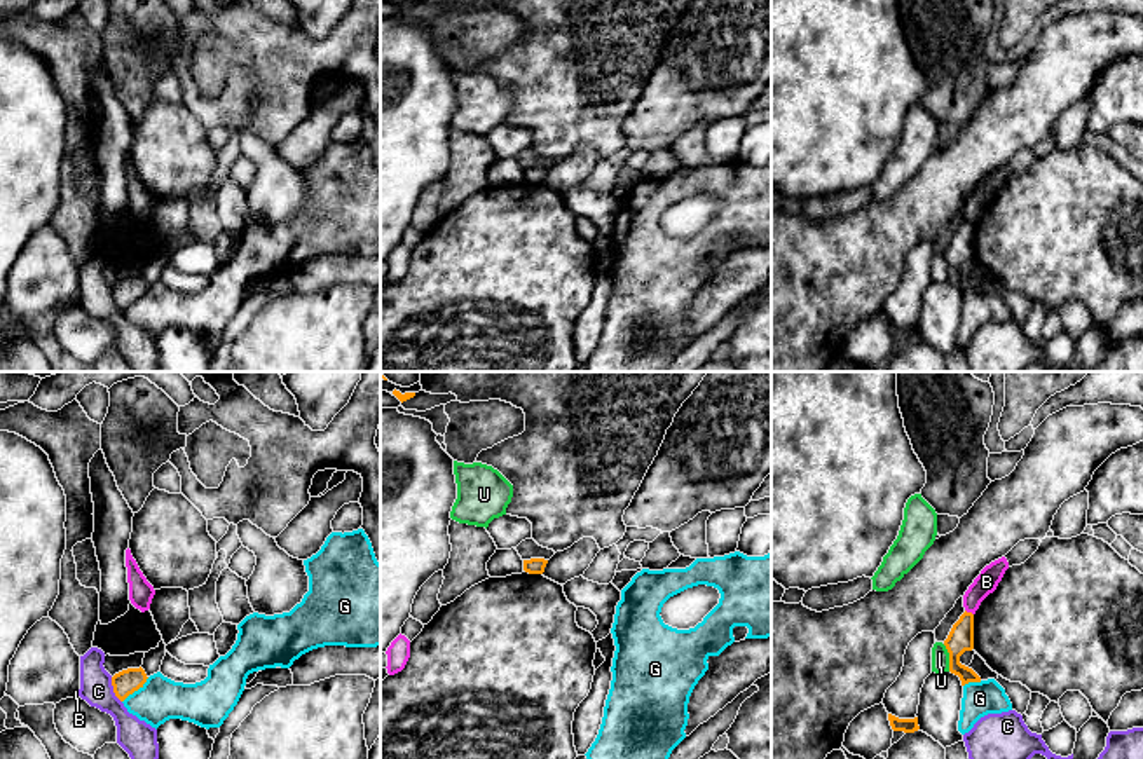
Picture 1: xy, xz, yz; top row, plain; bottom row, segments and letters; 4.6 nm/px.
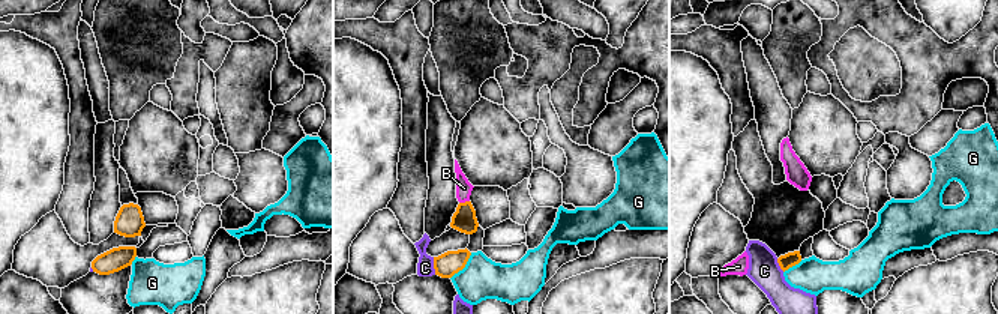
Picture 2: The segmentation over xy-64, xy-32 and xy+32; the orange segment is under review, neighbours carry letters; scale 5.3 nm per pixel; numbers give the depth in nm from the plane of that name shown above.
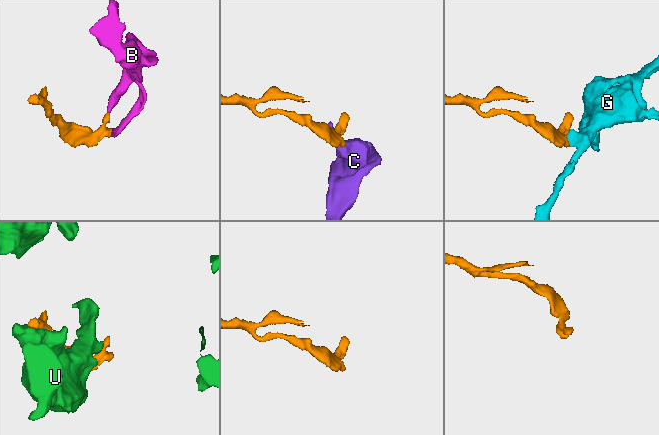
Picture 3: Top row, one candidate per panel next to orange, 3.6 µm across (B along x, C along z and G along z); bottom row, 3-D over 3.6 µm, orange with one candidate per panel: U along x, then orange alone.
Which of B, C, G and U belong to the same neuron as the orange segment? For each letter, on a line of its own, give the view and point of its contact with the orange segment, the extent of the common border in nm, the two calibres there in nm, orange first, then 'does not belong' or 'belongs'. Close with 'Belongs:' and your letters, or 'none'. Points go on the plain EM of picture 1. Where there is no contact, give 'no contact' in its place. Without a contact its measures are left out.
B: meets orange in yz at (969, 222); contact 50 nm long; 120 nm thick on the orange side, 100 nm on the other; does not belong
C: meets orange in xy at (114, 299); contact 130 nm long; 120 nm thick on the orange side, 160 nm on the other; does not belong
G: meets orange in xy at (135, 299); contact 170 nm long; 120 nm thick on the orange side, 200 nm on the other; does not belong
U: meets orange in yz at (950, 267); contact 130 nm long; 120 nm thick on the orange side, 80 nm on the other; does not belong
Belongs: none

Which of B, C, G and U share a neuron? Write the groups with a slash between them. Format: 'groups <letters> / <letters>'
groups B / C / G / U

